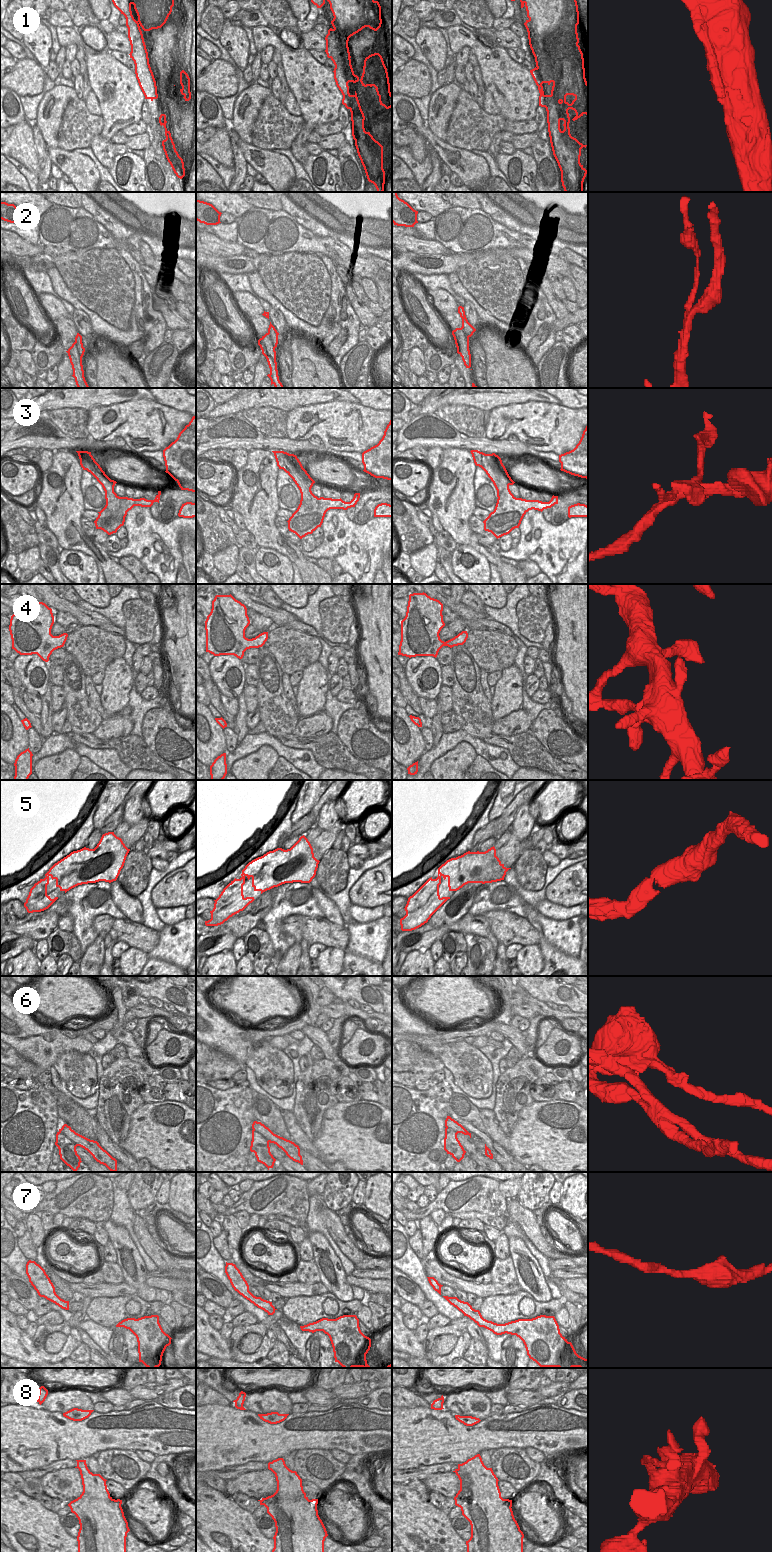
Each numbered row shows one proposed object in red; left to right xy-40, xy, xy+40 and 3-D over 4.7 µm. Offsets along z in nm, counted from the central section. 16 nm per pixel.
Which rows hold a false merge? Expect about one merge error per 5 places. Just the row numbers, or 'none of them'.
2, 3, 6

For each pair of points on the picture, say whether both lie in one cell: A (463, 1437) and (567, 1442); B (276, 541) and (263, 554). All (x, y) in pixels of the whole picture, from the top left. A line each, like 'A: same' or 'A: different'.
A: same
B: different

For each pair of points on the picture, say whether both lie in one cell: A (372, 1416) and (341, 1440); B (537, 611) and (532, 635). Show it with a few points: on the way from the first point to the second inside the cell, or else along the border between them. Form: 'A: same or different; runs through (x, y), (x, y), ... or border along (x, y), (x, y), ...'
A: same; runs through (364, 1424), (359, 1429), (352, 1429), (349, 1432)
B: same; runs through (533, 617), (532, 629)

